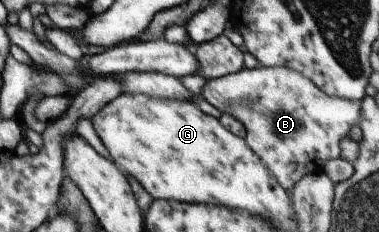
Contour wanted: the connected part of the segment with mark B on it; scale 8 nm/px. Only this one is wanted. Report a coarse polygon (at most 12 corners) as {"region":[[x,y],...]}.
{"region":[[243,67],[198,95],[239,120],[288,193],[340,156],[360,101],[289,68]]}

